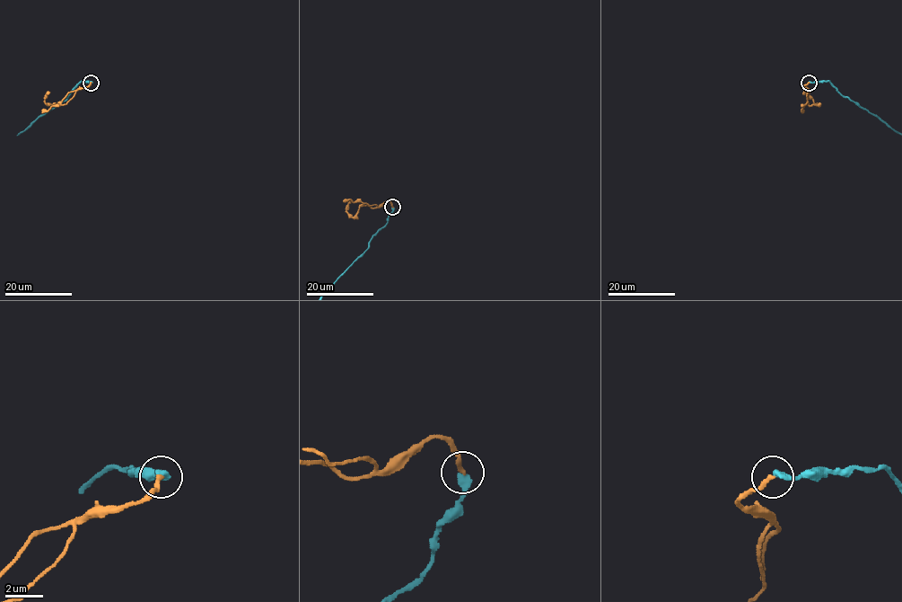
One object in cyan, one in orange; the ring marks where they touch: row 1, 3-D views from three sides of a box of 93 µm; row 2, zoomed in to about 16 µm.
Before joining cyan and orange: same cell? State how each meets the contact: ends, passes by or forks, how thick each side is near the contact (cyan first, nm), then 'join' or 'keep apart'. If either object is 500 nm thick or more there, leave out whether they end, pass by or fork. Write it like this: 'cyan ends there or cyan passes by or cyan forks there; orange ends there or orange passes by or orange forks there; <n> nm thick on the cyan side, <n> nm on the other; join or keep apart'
cyan ends there; orange ends there; 380 nm thick on the cyan side, 240 nm on the other; join

